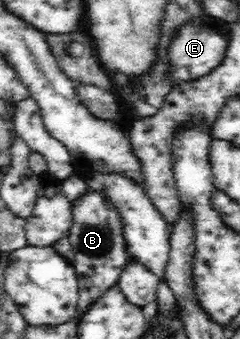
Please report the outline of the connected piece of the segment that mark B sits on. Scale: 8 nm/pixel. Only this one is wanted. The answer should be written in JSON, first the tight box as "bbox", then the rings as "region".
{"bbox":[68,189,131,321],"region":[[[87,189],[87,193],[71,205],[74,226],[68,240],[74,252],[72,266],[76,271],[79,287],[79,300],[73,319],[78,321],[110,288],[116,286],[122,271],[131,260],[123,238],[122,221],[104,195]]]}

